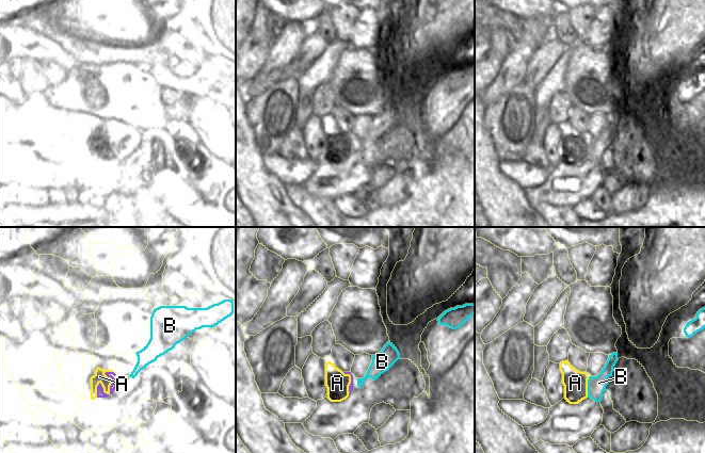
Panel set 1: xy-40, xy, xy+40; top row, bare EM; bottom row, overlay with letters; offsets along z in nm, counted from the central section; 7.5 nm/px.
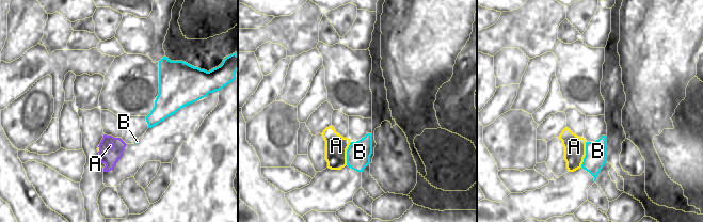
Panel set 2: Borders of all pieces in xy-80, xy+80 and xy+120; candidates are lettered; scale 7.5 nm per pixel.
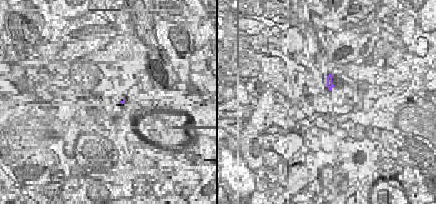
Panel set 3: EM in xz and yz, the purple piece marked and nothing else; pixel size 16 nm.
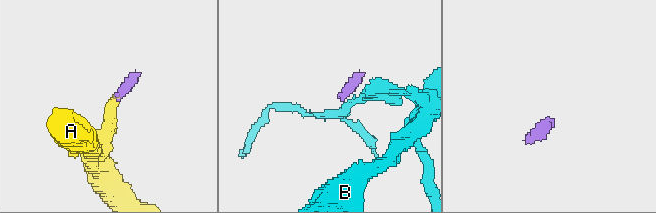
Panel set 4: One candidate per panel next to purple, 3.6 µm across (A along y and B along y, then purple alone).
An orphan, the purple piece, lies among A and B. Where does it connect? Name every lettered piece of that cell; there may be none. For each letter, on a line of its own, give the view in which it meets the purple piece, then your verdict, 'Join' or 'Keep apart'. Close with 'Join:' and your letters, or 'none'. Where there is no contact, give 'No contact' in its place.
A: Touches purple in xy-40. Join
B: No contact. Keep apart
Join: A.

